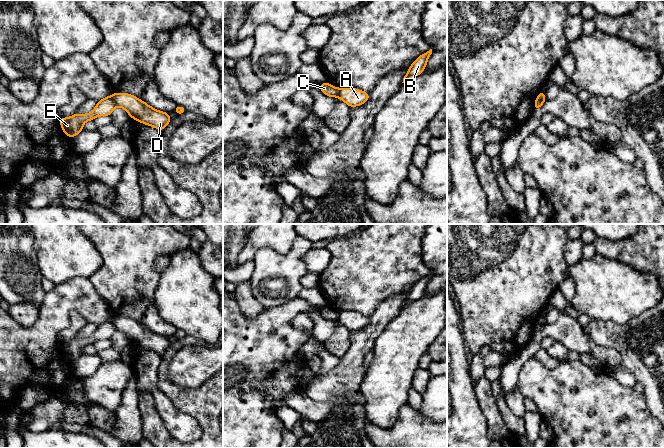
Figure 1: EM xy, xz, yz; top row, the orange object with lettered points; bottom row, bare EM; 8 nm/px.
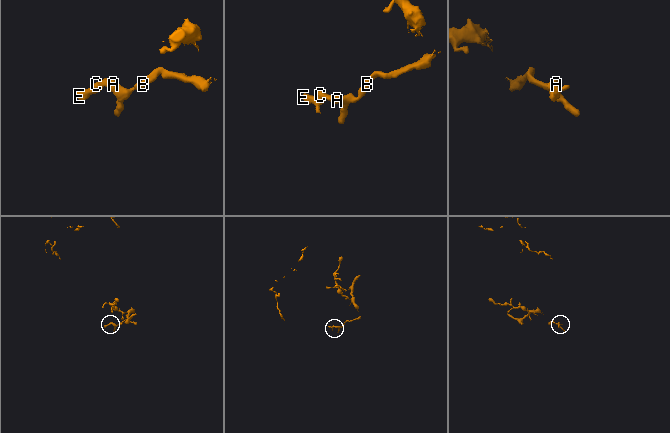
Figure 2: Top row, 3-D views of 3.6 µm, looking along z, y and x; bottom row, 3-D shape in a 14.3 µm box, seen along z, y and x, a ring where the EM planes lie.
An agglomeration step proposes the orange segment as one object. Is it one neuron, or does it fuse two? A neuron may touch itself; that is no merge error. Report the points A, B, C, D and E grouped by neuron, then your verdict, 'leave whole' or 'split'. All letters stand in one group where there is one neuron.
A B D / C E | split

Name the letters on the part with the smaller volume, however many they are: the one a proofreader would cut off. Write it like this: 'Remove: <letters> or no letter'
Remove: C, E

